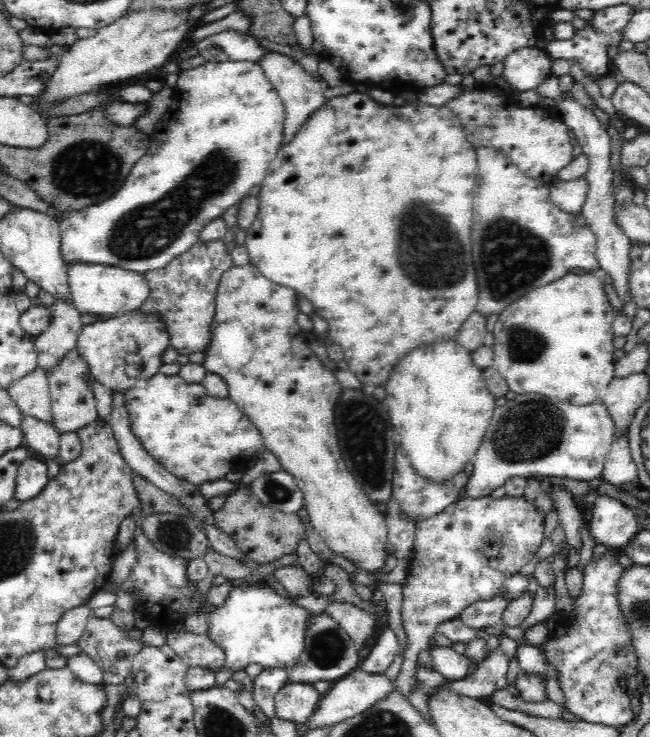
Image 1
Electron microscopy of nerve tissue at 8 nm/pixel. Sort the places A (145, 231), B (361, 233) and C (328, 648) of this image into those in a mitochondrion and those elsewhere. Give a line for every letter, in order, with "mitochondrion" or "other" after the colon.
A: mitochondrion
B: other
C: mitochondrion

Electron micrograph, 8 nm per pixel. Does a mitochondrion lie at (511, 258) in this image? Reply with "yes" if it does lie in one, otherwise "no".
yes

